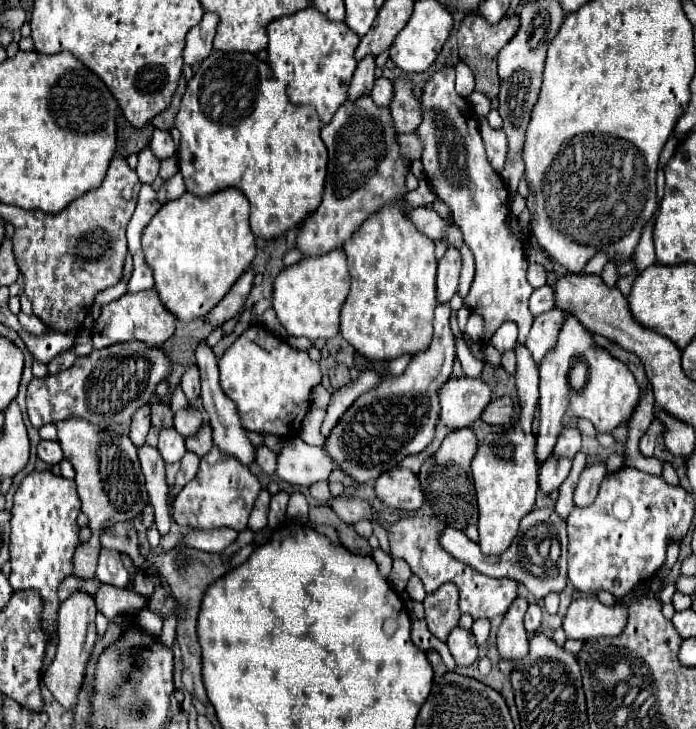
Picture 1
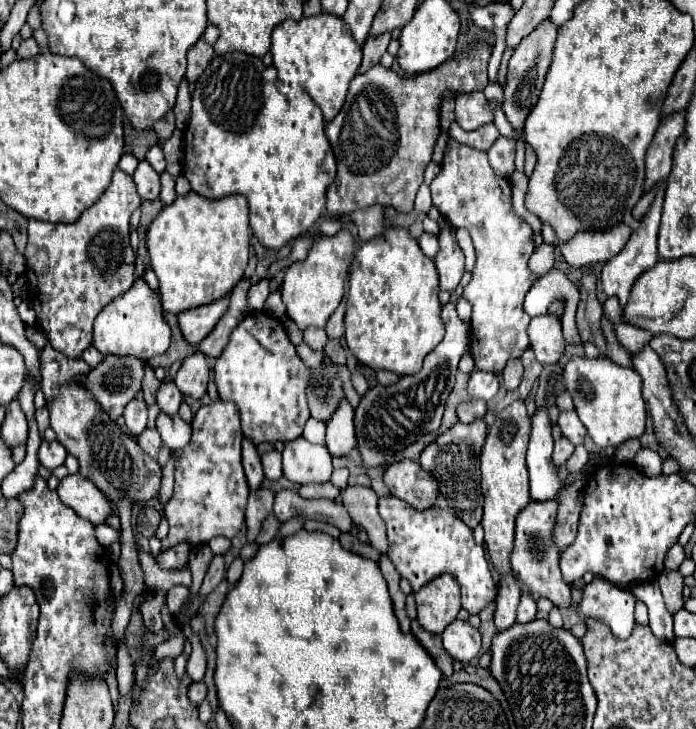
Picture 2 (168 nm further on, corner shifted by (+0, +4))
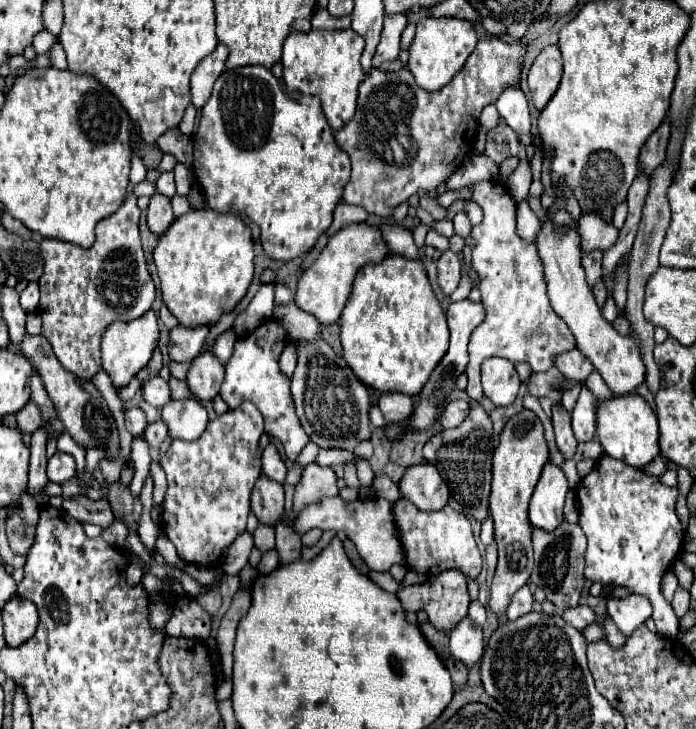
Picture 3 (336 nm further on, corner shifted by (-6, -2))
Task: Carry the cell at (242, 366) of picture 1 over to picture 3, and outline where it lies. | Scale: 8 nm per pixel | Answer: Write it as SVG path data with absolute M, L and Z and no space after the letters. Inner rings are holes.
M269 324L235 342L235 352L225 364L225 380L221 384L219 394L229 404L229 408L237 408L241 402L251 400L265 418L265 434L283 444L285 456L289 460L297 460L303 446L309 442L309 436L295 414L295 406L289 392L289 376L279 370L279 356L287 344L287 338L279 332L283 332L279 326Z

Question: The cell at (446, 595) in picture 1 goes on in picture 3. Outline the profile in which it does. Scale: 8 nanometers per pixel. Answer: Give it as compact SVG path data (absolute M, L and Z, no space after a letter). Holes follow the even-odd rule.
M459 570L439 572L439 576L431 576L423 584L413 584L413 586L401 588L399 600L401 600L403 610L409 610L409 612L425 610L427 616L429 616L429 622L441 632L451 632L457 626L457 622L467 616L469 602L471 602L469 594L467 594L465 576Z

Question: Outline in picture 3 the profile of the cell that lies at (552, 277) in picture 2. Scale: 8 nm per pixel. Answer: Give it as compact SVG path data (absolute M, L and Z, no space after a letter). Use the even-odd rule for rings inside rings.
M587 386L581 388L575 410L571 412L571 426L577 442L589 442L595 438L595 398Z

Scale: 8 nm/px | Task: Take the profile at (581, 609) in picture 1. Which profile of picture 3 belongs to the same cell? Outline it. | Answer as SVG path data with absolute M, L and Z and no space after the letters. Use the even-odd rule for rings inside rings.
M631 594L629 598L607 598L607 614L619 632L629 638L631 632L651 616L651 602L639 594Z

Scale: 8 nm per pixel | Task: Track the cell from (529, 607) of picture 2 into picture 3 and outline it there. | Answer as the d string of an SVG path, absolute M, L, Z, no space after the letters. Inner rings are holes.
M523 586L523 588L513 596L513 600L511 600L509 608L507 608L507 618L509 618L509 620L517 620L517 618L529 614L529 612L531 612L531 606L533 606L533 594L531 594L531 590L529 590L527 586Z

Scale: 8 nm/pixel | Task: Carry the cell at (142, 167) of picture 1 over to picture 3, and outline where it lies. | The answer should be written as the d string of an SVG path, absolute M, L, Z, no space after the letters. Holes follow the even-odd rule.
M155 192L151 196L149 208L147 208L147 224L155 234L163 234L171 222L175 220L173 212L171 212L171 200L159 192Z

